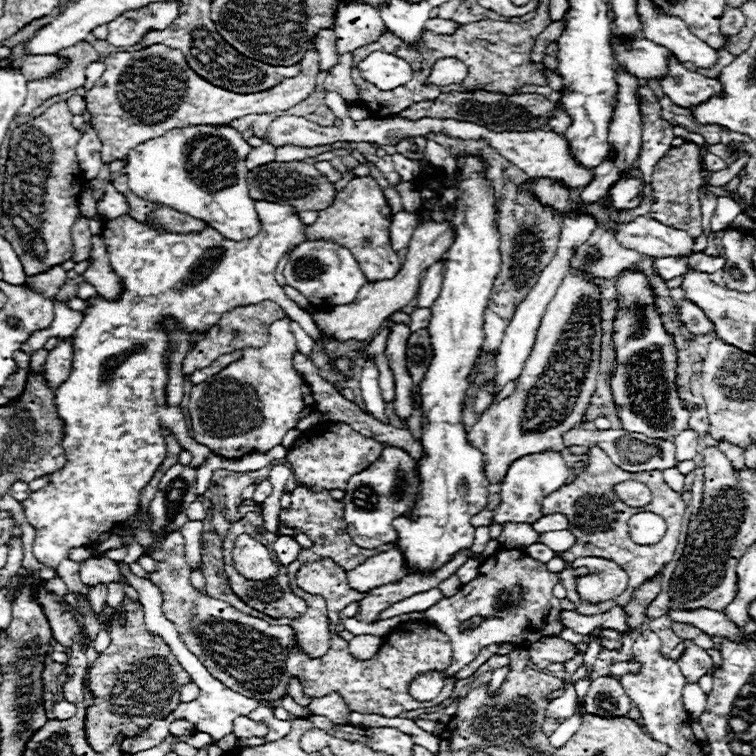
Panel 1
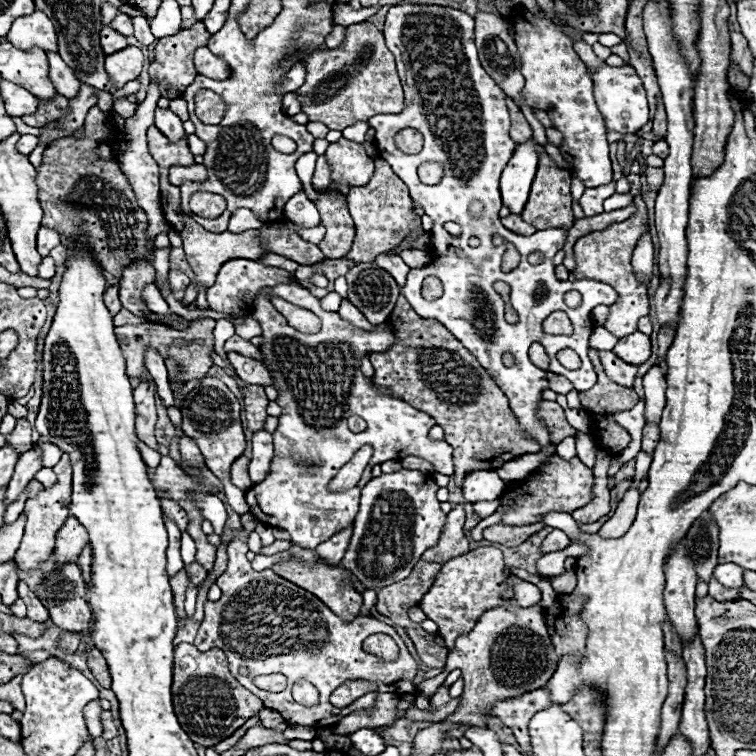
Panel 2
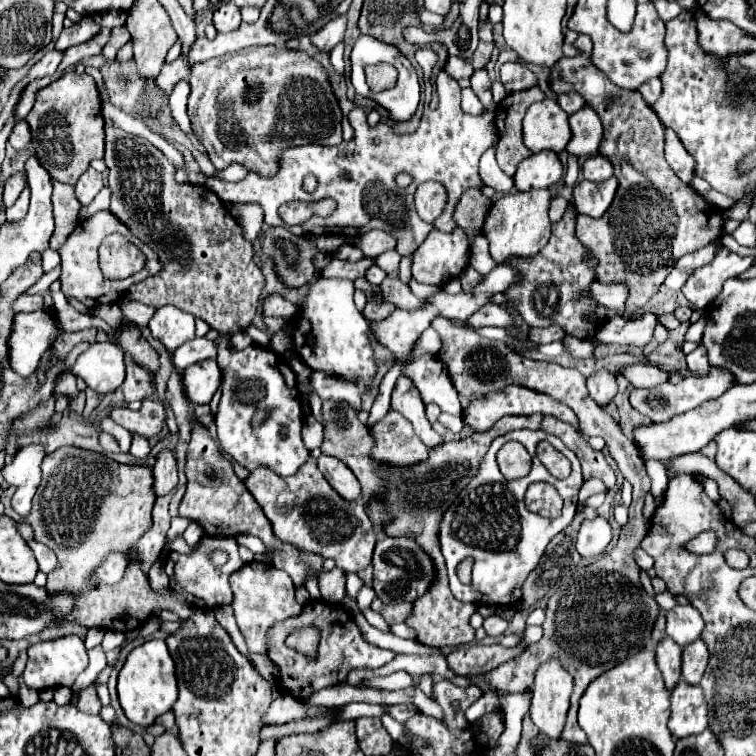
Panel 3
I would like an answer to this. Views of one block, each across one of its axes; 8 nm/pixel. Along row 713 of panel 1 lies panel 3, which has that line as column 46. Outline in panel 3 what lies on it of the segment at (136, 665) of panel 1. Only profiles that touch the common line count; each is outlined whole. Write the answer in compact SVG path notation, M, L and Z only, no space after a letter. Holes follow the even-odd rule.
M68 70L60 80L36 94L36 104L26 116L32 132L32 148L52 180L74 186L92 160L104 156L104 118L100 94L92 76L76 76Z

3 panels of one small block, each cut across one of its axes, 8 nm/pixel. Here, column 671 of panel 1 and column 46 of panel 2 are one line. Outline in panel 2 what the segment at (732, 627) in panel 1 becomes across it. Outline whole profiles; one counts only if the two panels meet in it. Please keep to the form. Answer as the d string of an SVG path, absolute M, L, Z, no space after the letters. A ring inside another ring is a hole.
M20 582L20 584L18 584L18 594L20 594L20 598L24 600L24 604L28 606L28 618L30 618L30 620L34 620L34 622L46 622L46 620L50 618L48 610L40 604L40 600L38 600L36 594L28 588L26 582Z

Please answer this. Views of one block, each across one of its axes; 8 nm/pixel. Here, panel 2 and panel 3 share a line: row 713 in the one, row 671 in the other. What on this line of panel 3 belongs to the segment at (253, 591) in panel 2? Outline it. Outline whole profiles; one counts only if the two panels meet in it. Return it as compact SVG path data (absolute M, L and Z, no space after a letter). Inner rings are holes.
M314 600L308 602L302 610L302 614L298 618L290 618L286 622L278 622L278 626L270 628L270 654L268 658L276 664L276 668L280 670L280 680L278 686L288 690L290 696L298 698L298 700L308 700L312 692L318 692L322 688L328 686L338 686L338 684L346 684L346 674L354 668L380 668L386 662L390 662L394 658L394 652L390 650L382 650L378 646L372 646L360 632L360 628L356 626L352 614L340 604L326 604L324 600ZM314 624L322 630L322 640L320 640L320 648L318 648L318 658L314 662L308 662L302 654L296 654L294 650L282 646L282 640L294 630L294 628L302 628Z

